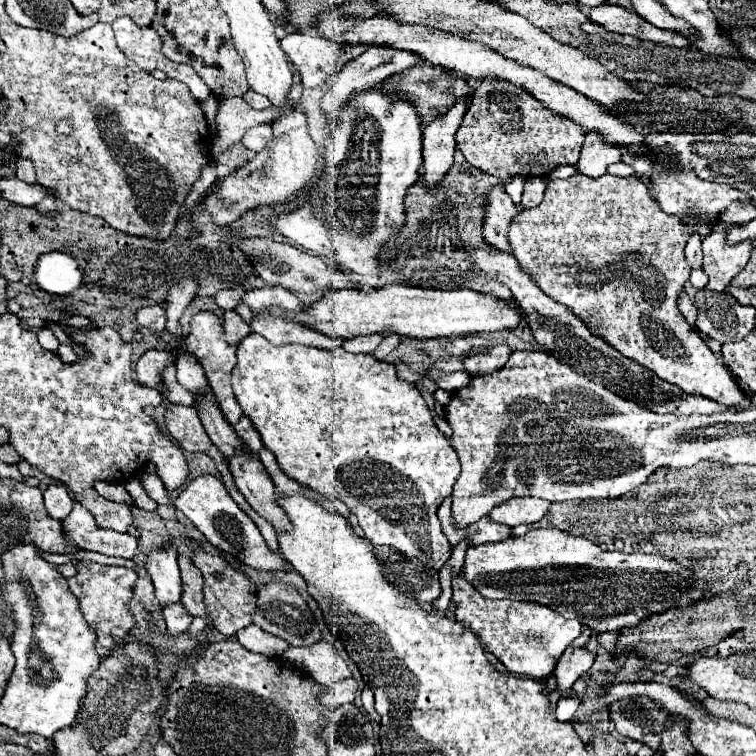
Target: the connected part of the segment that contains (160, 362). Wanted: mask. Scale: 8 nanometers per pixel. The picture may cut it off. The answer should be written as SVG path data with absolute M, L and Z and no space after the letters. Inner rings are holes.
M158 349L146 351L136 363L138 381L146 387L156 387L156 389L162 389L164 393L168 393L168 389L162 381L162 371L168 363L176 363L174 351L158 351Z

